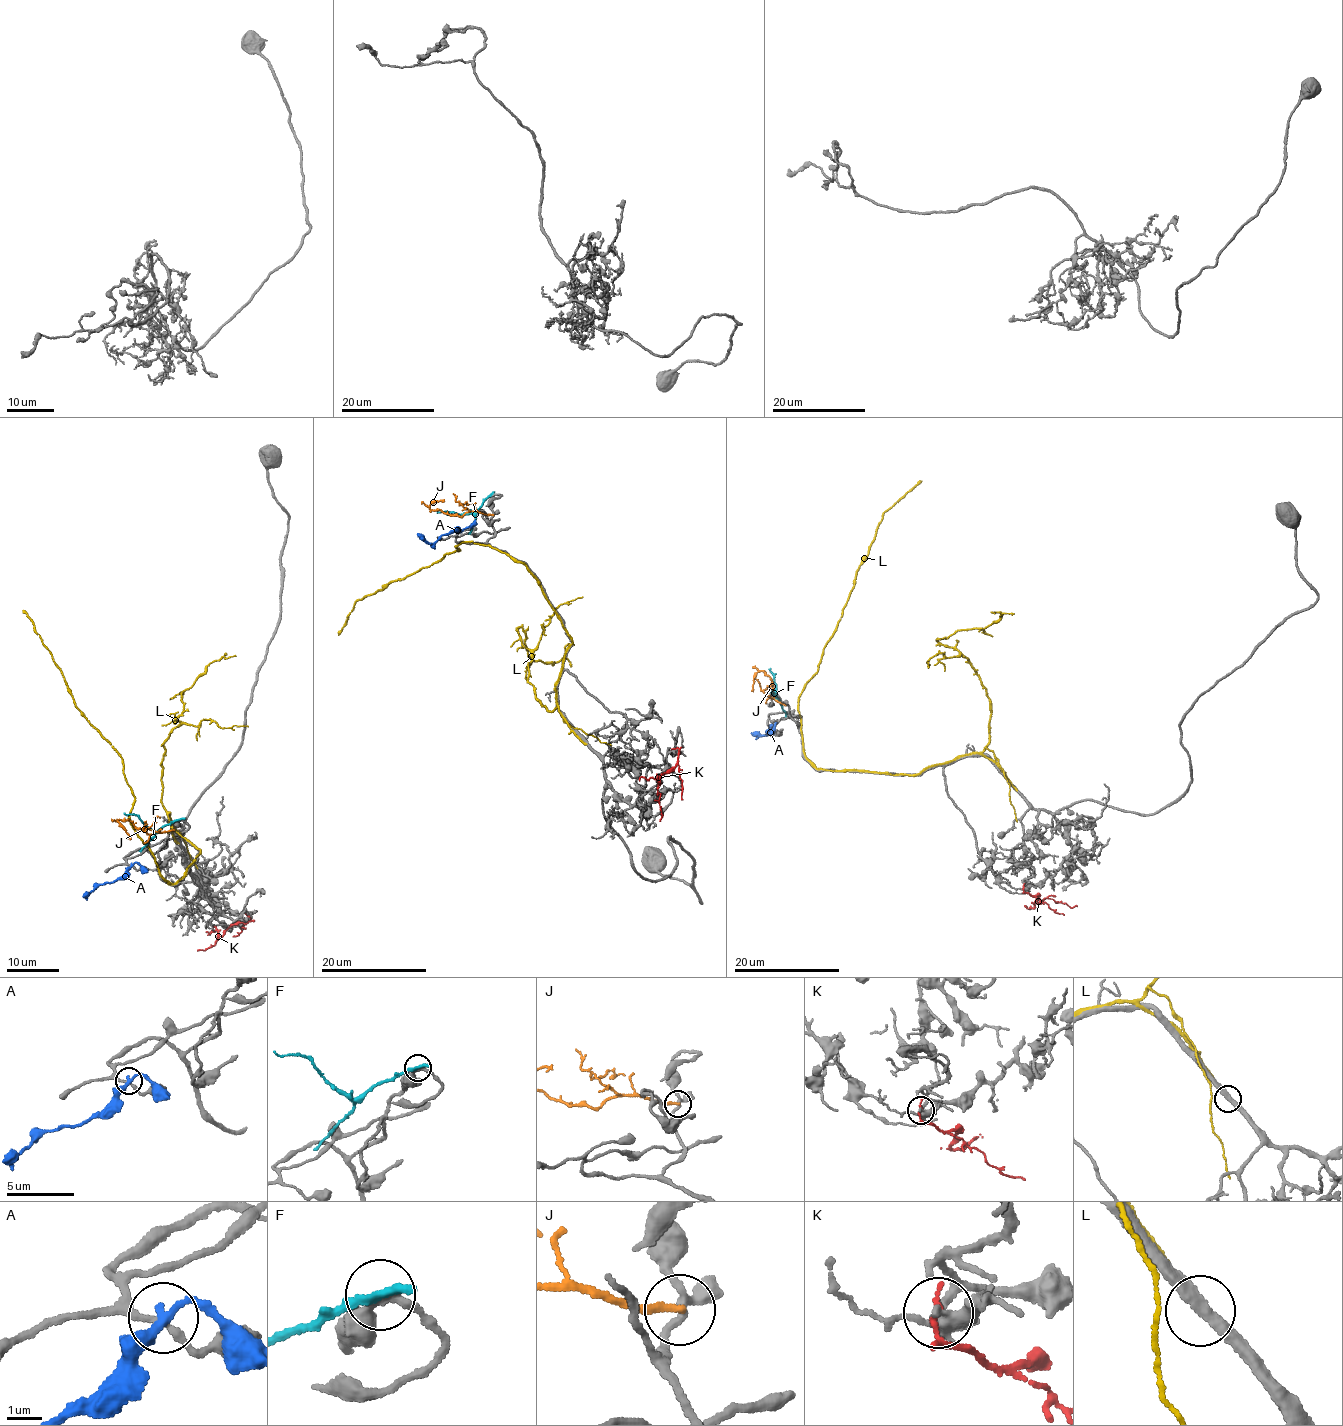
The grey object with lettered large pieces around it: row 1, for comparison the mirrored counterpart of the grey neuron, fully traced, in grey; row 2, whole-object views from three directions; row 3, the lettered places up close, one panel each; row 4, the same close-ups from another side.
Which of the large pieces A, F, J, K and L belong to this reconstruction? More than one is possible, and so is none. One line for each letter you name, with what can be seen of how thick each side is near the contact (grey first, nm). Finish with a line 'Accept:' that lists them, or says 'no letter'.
Accept: no letter

